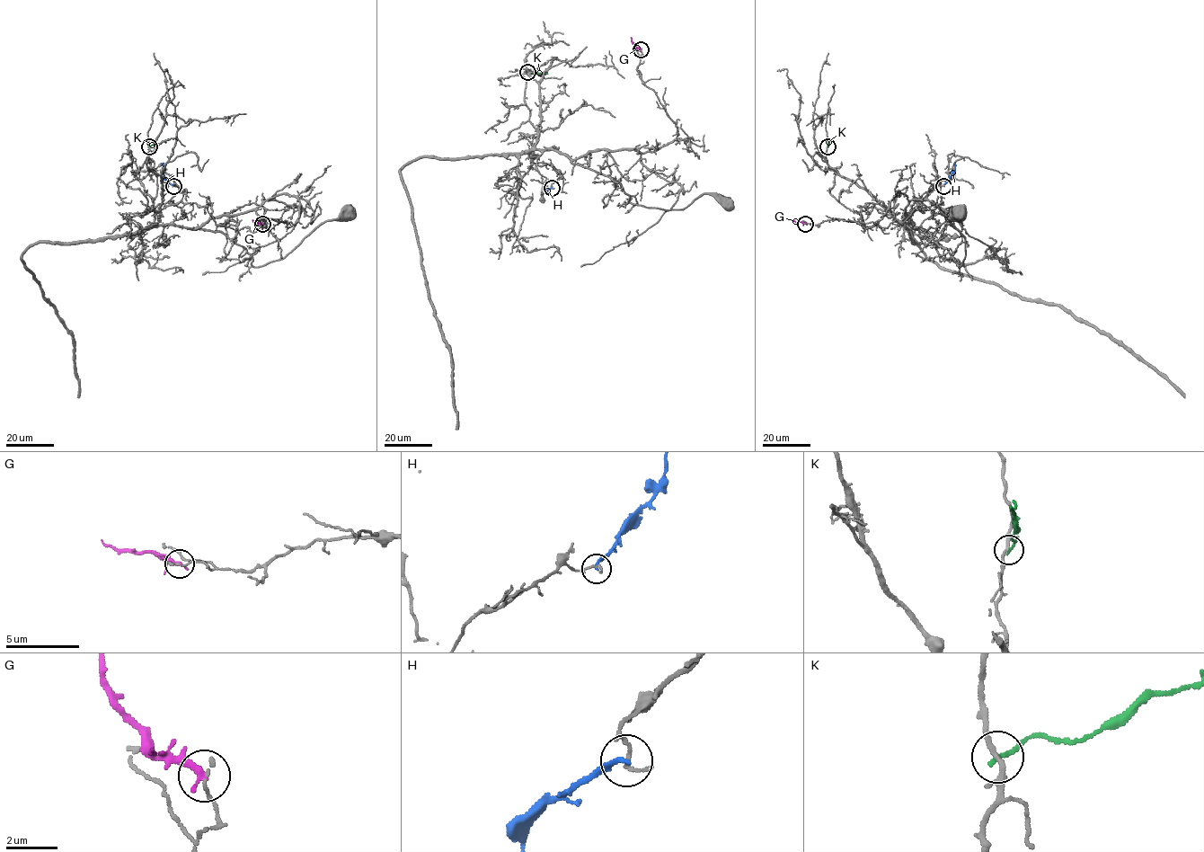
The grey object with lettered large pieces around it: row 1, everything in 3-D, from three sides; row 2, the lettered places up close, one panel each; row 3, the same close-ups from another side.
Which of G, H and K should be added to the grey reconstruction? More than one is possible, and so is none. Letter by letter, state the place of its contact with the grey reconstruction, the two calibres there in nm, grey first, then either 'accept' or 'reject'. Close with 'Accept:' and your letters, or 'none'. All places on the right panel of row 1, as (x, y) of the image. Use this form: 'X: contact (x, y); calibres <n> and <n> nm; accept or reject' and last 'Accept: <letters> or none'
G: contact (805, 224); calibres 160 and 280 nm; reject
H: contact (943, 186); calibres 110 and 180 nm; reject
K: contact (827, 146); calibres 200 and 160 nm; reject
Accept: none

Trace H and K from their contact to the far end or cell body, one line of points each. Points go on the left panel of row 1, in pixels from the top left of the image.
H: (173, 185), (163, 175), (163, 163)
K: (148, 146), (169, 139)

